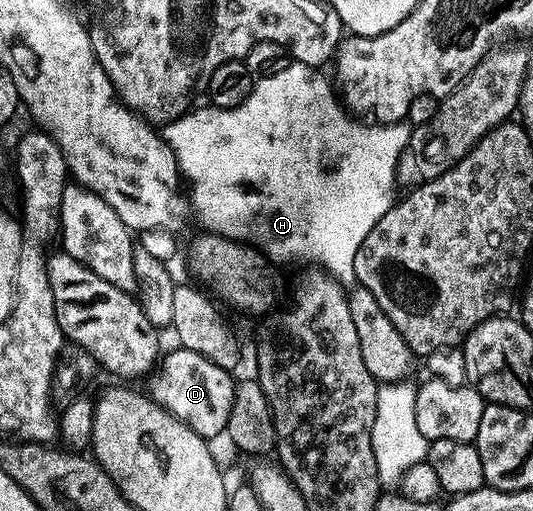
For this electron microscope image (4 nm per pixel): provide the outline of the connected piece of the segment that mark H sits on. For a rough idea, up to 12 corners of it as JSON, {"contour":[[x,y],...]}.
{"contour":[[292,61],[165,124],[207,232],[355,282],[406,121]]}

